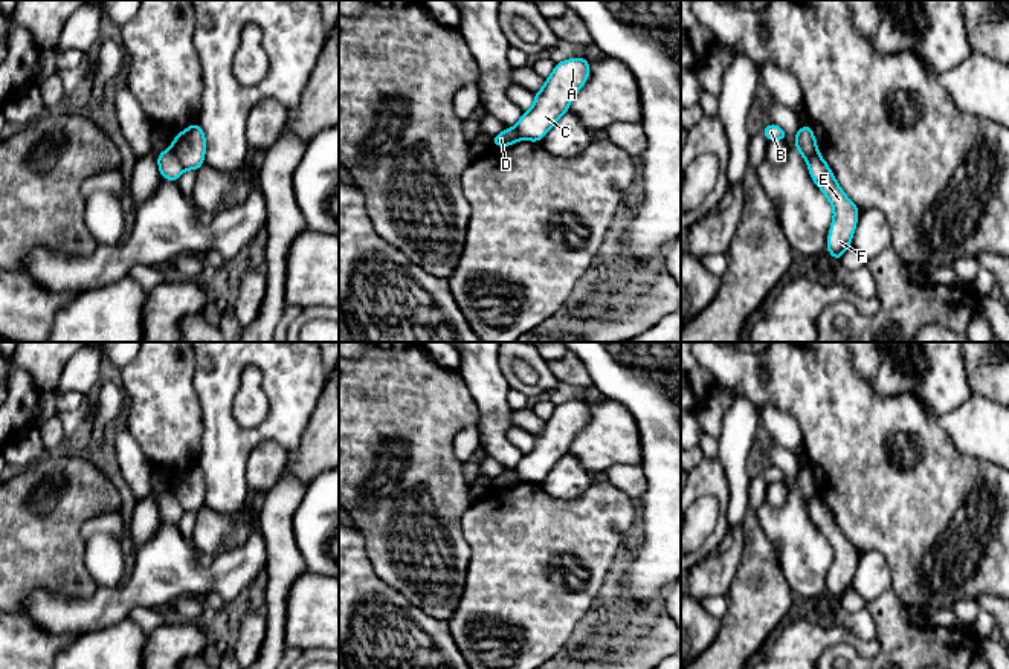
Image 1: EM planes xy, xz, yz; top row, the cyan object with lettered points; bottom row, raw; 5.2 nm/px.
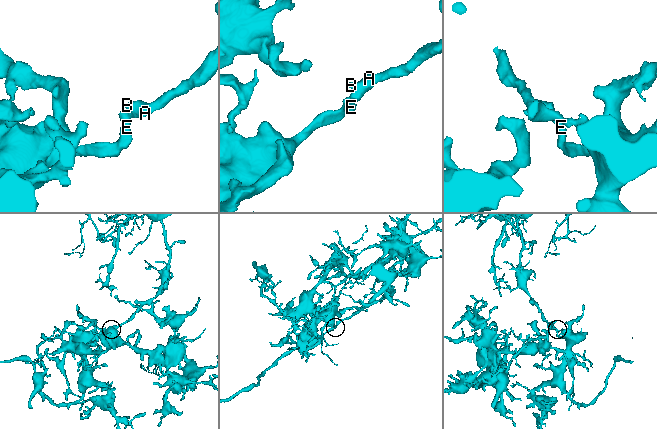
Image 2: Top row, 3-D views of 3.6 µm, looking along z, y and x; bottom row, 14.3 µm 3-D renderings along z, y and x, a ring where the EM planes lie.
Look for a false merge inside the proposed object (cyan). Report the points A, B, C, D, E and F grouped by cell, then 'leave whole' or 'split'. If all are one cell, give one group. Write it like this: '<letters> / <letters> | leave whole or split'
A B C / D E F | split

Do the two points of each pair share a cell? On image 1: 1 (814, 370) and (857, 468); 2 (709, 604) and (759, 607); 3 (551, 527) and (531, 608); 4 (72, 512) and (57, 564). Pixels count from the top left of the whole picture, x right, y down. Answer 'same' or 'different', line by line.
1: same
2: different
3: same
4: same

